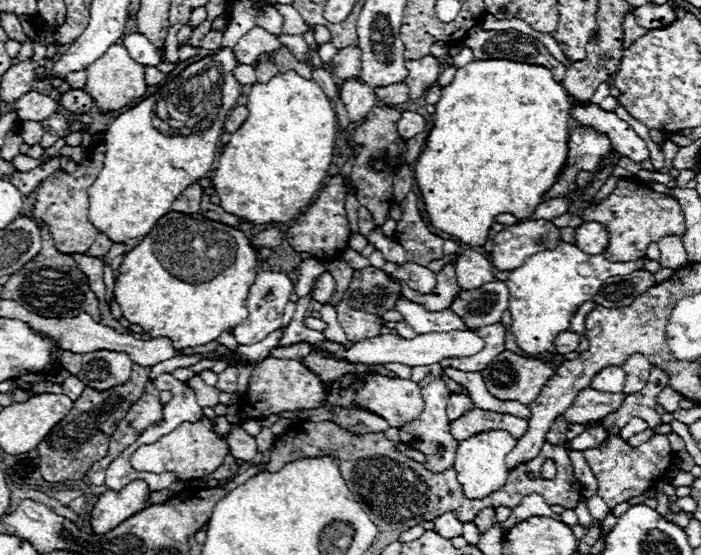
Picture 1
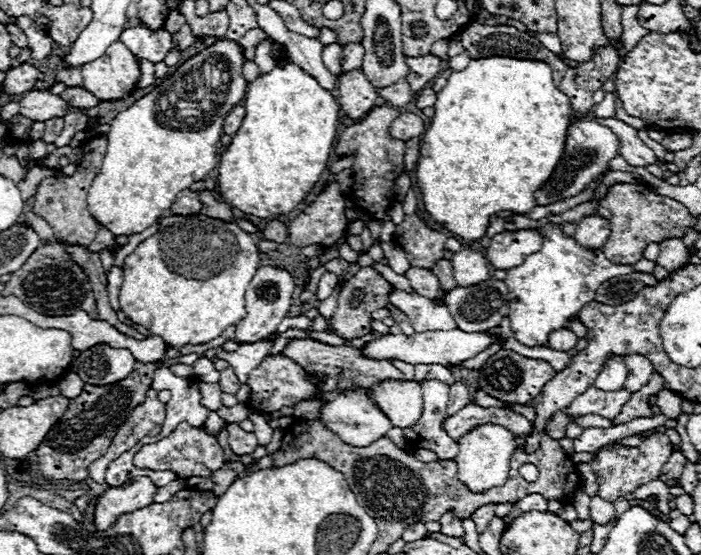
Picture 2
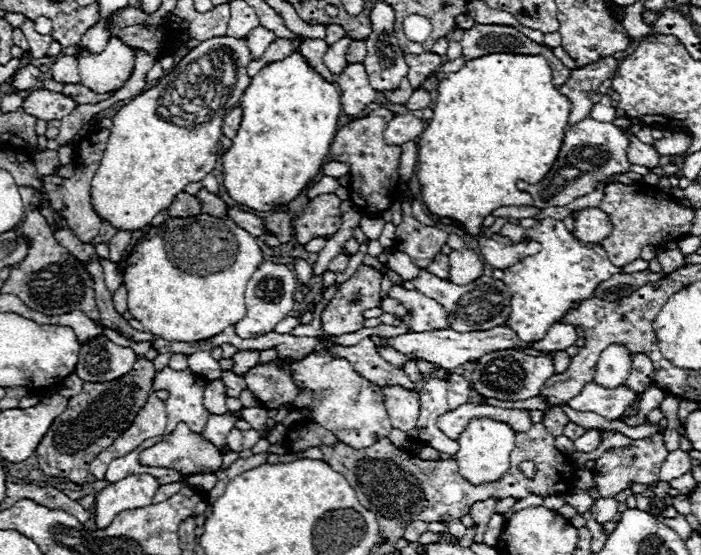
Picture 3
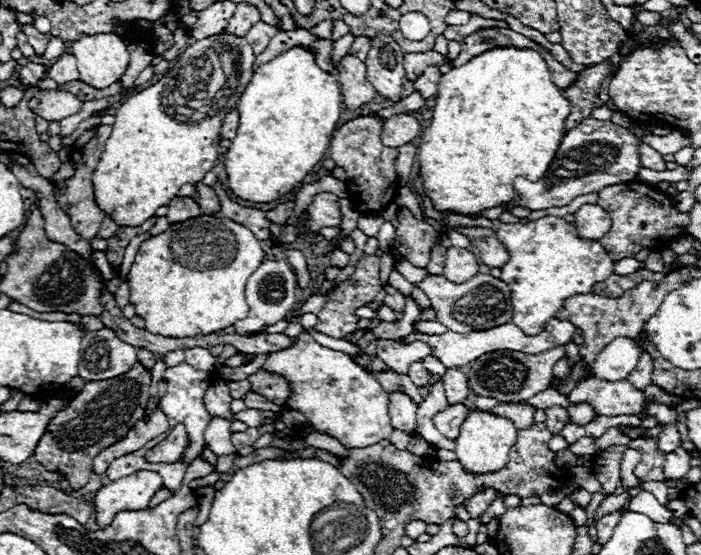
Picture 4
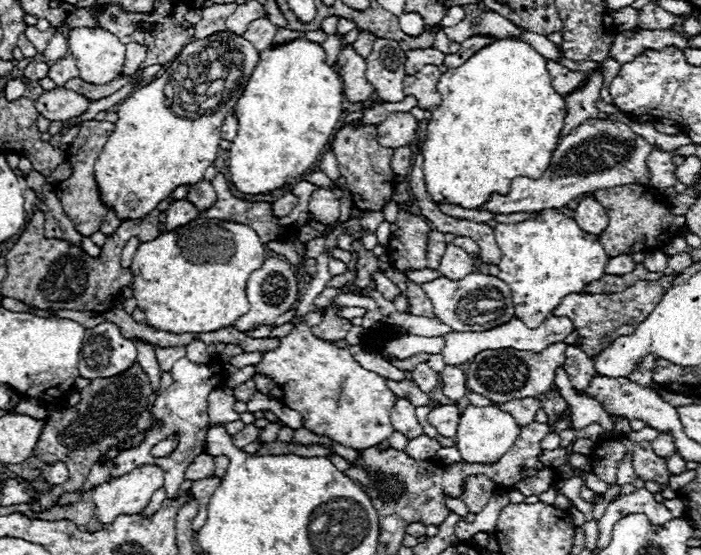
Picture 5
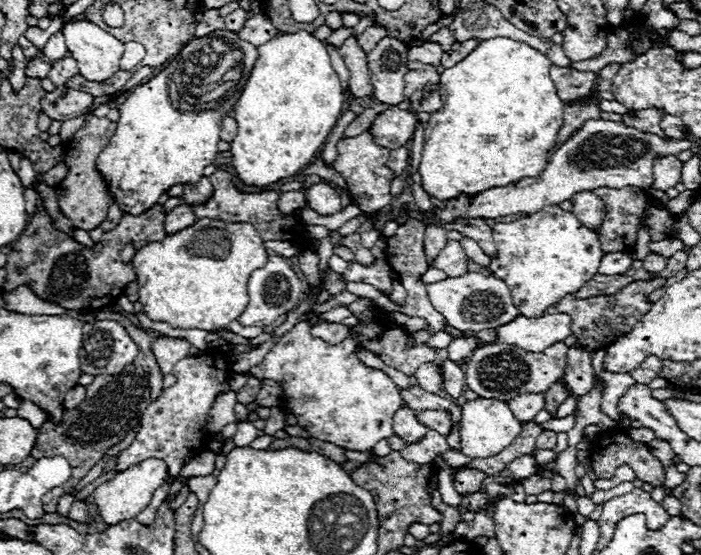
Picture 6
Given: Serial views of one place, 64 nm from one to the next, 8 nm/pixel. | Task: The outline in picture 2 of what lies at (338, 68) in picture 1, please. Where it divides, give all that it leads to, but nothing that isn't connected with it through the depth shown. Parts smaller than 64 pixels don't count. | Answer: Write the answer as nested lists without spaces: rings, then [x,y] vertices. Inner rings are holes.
[[[346,44],[342,50],[342,74],[360,70],[364,60],[364,48],[360,44]]]

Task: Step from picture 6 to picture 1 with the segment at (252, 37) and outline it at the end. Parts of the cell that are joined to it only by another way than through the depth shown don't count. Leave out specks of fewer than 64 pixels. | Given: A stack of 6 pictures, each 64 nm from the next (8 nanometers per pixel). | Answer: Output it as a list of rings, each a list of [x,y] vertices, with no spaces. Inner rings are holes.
[[[262,54],[262,56],[258,58],[258,66],[256,66],[256,78],[258,78],[258,82],[260,82],[260,84],[266,84],[266,82],[268,82],[270,78],[274,78],[276,74],[278,74],[278,68],[268,62],[268,54]]]

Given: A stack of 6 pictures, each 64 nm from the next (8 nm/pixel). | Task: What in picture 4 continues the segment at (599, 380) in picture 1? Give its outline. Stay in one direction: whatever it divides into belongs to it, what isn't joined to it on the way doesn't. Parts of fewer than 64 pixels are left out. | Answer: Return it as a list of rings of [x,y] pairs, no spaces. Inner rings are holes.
[[[616,338],[596,356],[592,364],[592,374],[606,382],[626,380],[628,374],[634,370],[640,354],[642,348],[638,348],[634,340]]]

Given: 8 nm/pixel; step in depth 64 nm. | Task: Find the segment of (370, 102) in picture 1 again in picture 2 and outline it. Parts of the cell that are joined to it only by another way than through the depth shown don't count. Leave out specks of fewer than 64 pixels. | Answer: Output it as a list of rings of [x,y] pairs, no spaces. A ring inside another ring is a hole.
[[[352,70],[338,78],[338,102],[348,118],[364,118],[376,104],[378,92],[368,84],[360,70]]]

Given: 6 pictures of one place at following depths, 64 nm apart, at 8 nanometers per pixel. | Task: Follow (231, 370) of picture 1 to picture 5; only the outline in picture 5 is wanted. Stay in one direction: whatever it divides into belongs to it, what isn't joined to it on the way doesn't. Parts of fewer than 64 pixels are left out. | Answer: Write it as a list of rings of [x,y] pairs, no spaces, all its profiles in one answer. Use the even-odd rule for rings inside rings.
[[[246,380],[244,384],[240,384],[240,386],[234,388],[234,398],[236,398],[236,400],[242,400],[242,402],[248,402],[254,392],[256,392],[254,382],[252,382],[252,380]]]

